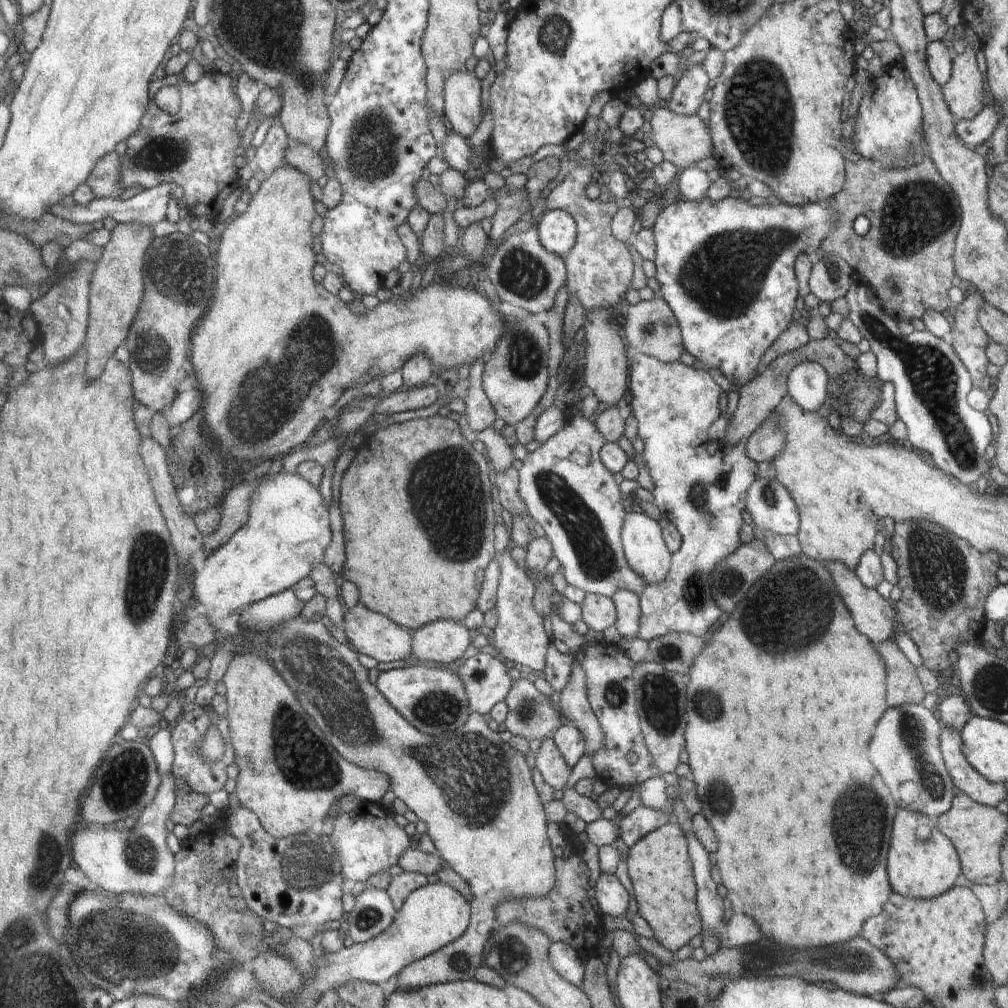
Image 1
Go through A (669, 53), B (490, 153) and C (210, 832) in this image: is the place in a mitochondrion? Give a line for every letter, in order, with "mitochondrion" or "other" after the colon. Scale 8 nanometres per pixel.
A: other
B: other
C: other

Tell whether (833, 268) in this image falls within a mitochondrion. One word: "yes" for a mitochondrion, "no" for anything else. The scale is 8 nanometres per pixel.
yes

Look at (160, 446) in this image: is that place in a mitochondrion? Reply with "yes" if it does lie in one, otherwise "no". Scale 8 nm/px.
no

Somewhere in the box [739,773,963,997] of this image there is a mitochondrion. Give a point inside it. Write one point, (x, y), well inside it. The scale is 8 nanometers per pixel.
(860, 823)

